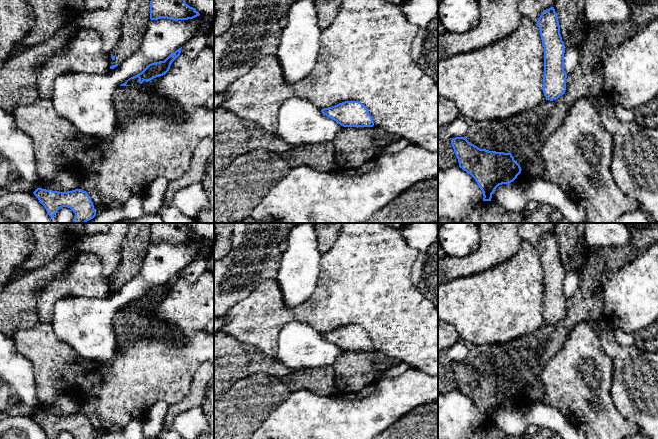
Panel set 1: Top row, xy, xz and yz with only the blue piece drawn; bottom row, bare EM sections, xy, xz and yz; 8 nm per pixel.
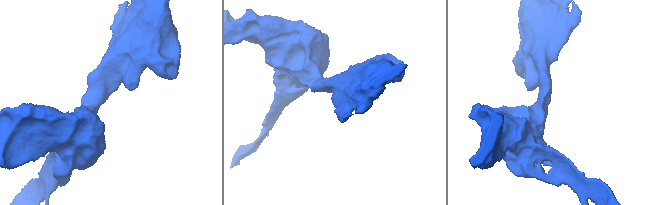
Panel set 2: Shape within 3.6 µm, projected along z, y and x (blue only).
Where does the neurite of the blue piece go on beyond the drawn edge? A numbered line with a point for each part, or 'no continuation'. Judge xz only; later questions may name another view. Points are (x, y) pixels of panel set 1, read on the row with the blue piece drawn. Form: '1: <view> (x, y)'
no continuation

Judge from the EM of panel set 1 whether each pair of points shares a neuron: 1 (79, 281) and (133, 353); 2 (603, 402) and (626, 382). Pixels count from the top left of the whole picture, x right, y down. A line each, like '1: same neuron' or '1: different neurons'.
1: different neurons
2: different neurons

